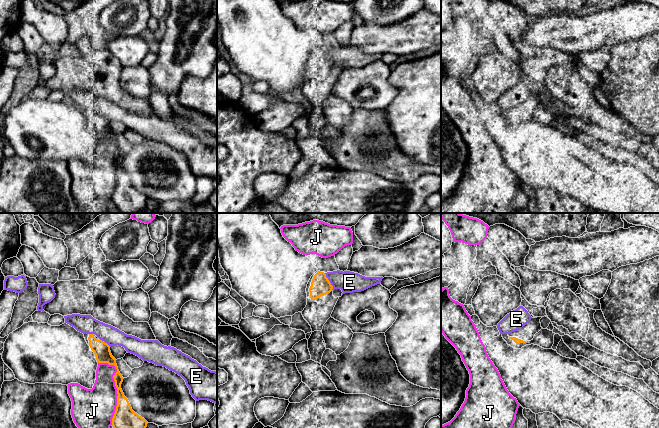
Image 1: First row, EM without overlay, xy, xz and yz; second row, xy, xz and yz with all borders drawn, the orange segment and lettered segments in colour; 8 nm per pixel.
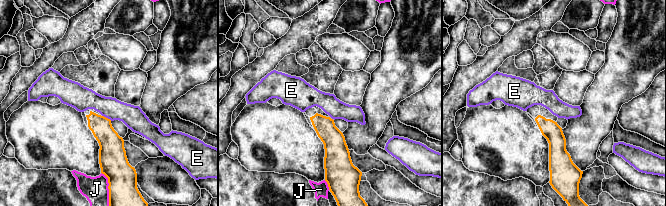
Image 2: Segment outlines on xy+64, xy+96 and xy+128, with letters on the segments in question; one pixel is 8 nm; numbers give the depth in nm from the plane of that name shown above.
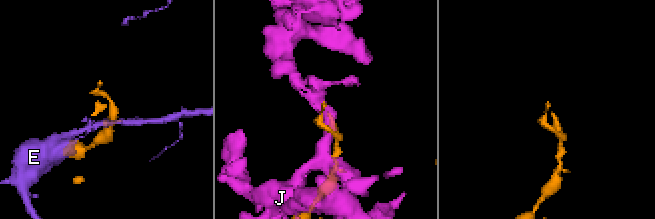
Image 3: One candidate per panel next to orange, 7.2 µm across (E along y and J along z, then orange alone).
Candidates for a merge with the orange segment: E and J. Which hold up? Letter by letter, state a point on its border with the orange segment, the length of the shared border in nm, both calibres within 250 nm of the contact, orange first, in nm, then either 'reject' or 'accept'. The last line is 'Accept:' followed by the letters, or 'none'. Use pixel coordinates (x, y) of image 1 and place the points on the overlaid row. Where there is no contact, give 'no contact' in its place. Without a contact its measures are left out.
E: xz (329, 281) | 150 nm | 160/170 nm | reject
J: xy (116, 387) | 500 nm | 180/320 nm | reject
Accept: none

